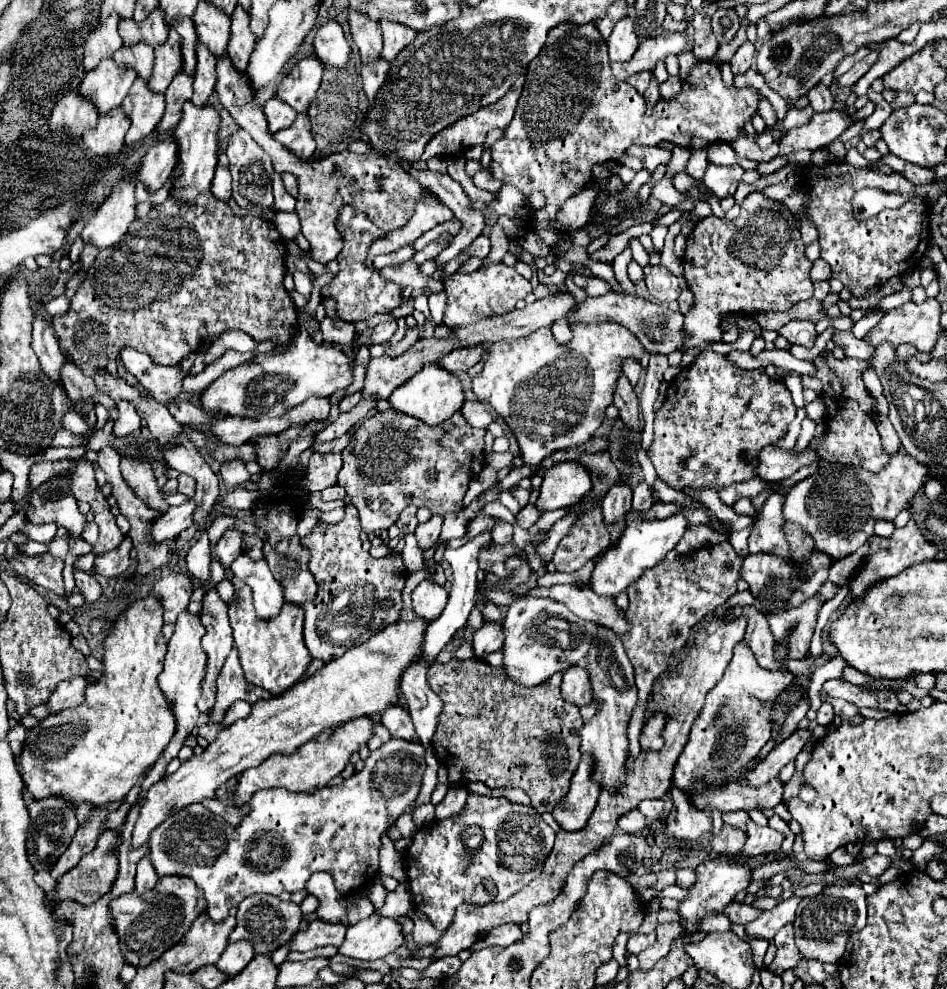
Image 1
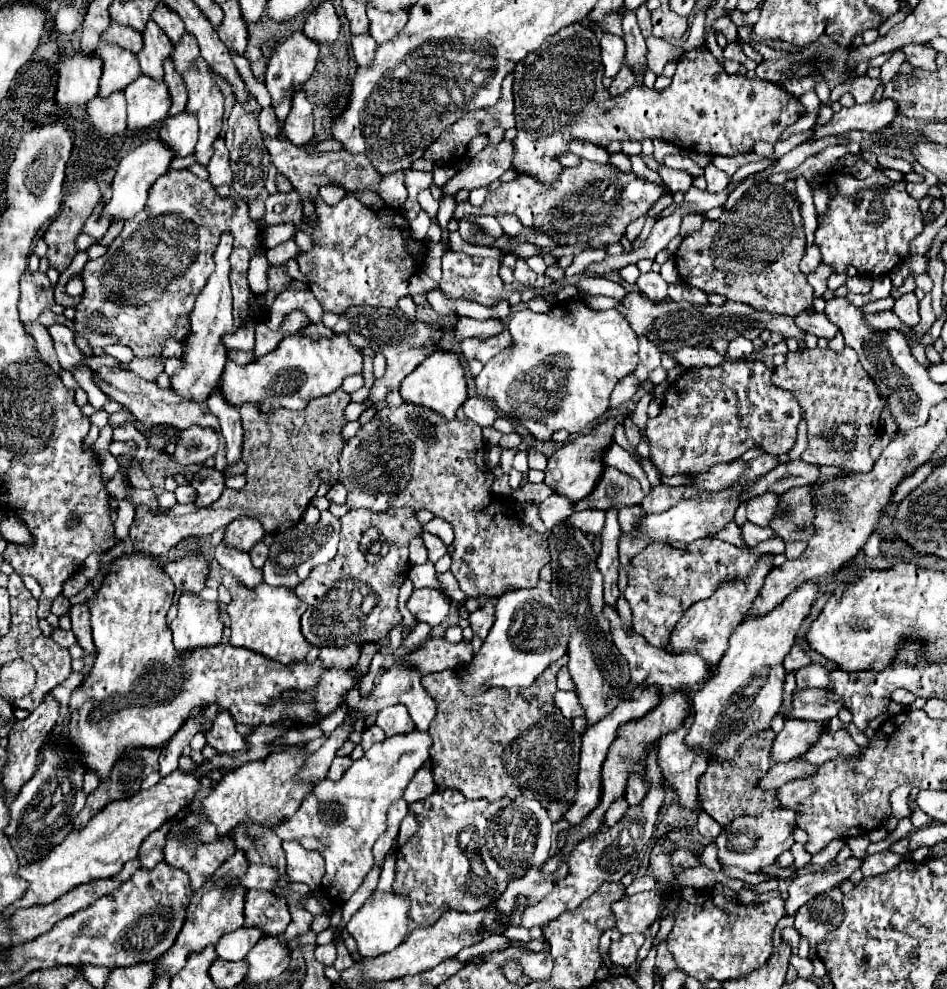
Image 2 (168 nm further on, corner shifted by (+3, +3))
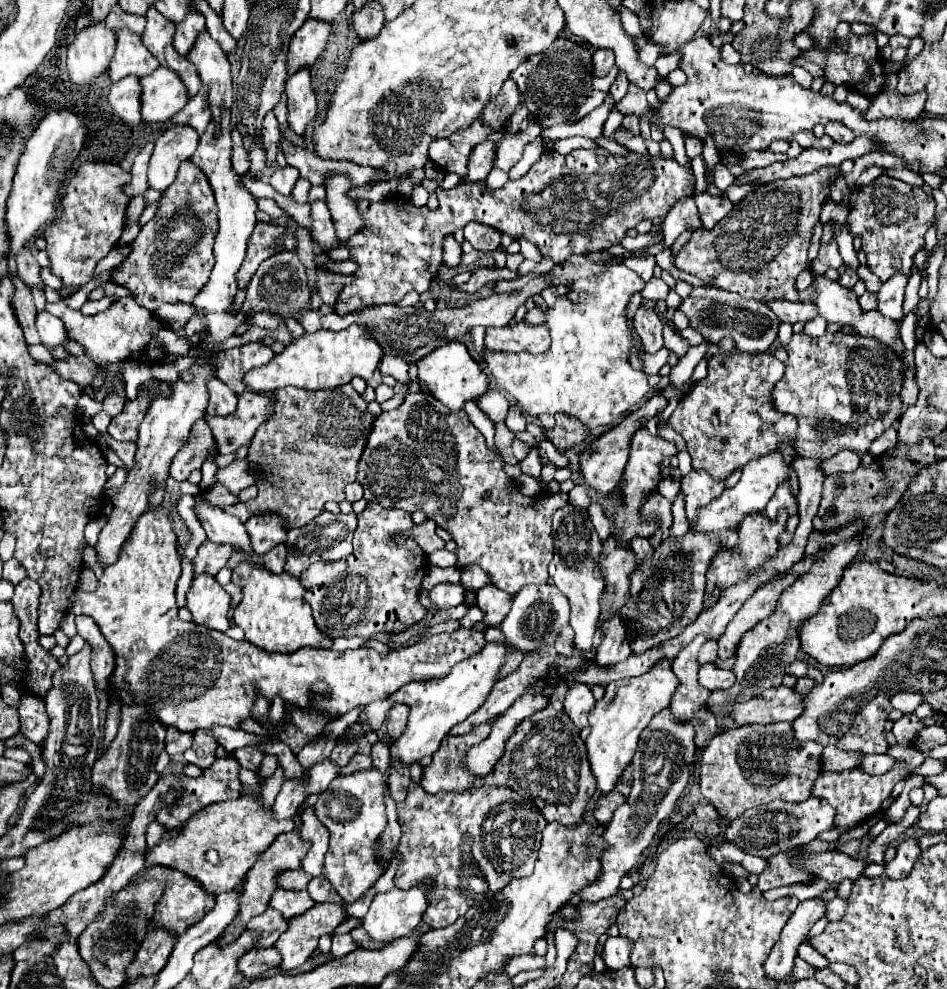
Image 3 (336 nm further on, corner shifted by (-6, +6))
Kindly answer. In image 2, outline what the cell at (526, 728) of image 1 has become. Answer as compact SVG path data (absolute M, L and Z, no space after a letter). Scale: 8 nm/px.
M567 656L551 664L551 668L547 668L547 672L543 672L543 676L539 676L539 680L535 680L535 684L531 684L529 688L491 688L473 698L459 692L455 678L455 672L459 672L459 668L421 678L423 688L437 702L435 720L429 724L429 734L433 738L431 772L435 786L459 790L469 800L485 798L493 802L503 796L531 796L539 800L545 810L549 810L547 814L553 822L559 822L575 802L581 748L581 736L573 730L571 720L567 720L553 702L553 694L557 692L555 676L565 664Z

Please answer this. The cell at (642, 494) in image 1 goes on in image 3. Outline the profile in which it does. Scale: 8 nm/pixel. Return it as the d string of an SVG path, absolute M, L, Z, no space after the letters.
M634 537L634 539L630 541L630 547L632 547L632 551L636 553L638 563L640 563L644 557L650 557L650 555L652 555L652 549L654 549L646 537Z

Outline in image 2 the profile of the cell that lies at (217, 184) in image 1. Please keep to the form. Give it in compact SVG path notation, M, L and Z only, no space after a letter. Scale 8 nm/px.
M217 138L215 140L215 154L207 166L209 170L209 182L217 188L221 184L231 184L233 180L233 172L229 168L229 156L227 156L227 146L225 146L225 140L223 138Z

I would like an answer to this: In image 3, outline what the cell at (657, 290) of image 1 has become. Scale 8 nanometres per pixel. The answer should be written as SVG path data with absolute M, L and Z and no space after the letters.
M652 277L652 279L646 283L646 287L642 289L642 297L644 297L644 299L652 299L652 301L662 301L662 299L666 299L668 291L670 291L670 287L668 287L662 279Z

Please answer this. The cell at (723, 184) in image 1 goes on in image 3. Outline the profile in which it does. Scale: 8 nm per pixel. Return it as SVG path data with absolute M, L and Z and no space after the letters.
M718 163L714 167L714 183L716 183L716 187L720 191L726 191L732 185L732 181L734 181L734 175L728 171L728 167L722 165L722 163Z

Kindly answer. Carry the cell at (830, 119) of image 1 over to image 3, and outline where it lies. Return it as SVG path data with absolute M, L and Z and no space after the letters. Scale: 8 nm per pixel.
M882 91L870 99L870 107L862 113L864 119L886 119L900 117L904 121L914 121L924 113L924 93L902 95L898 91Z

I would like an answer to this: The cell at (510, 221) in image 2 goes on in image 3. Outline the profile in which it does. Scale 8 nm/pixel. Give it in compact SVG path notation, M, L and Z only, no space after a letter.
M518 239L518 241L520 241L520 245L522 245L520 253L522 253L526 259L532 259L532 261L536 261L536 263L542 261L542 253L538 251L538 247L536 247L534 243L530 243L528 239Z

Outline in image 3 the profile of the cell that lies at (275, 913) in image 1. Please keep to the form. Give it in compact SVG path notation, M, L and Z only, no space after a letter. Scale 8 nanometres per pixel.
M276 889L274 895L270 897L270 907L280 911L284 919L292 919L306 909L310 909L315 902L308 895L308 891L286 891L286 889Z

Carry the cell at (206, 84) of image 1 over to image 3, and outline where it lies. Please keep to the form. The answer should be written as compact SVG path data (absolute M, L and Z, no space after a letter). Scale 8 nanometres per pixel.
M188 13L188 17L176 25L176 37L174 37L174 49L180 55L188 55L192 45L196 43L198 35L206 29L204 25L204 15L202 13Z

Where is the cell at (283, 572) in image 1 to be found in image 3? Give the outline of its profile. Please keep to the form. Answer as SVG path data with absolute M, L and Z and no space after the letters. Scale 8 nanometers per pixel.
M330 511L320 513L306 527L288 529L286 543L284 543L288 549L284 571L294 575L294 577L300 577L300 573L306 571L316 561L340 561L340 559L344 559L346 555L352 553L354 529L356 529L356 515L354 513L344 515L344 513L330 513Z

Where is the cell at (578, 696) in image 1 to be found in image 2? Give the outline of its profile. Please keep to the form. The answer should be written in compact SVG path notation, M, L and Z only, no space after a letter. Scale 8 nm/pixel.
M557 690L555 694L555 704L559 706L559 710L563 712L563 716L567 716L569 720L577 718L577 716L583 716L583 708L579 708L579 700L575 696L575 692L563 692L563 690Z

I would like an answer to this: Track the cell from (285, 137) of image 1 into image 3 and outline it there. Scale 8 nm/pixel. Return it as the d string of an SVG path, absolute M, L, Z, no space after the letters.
M300 69L296 77L288 77L286 95L288 95L288 123L298 135L304 135L306 127L316 119L316 95L310 83L308 69Z

